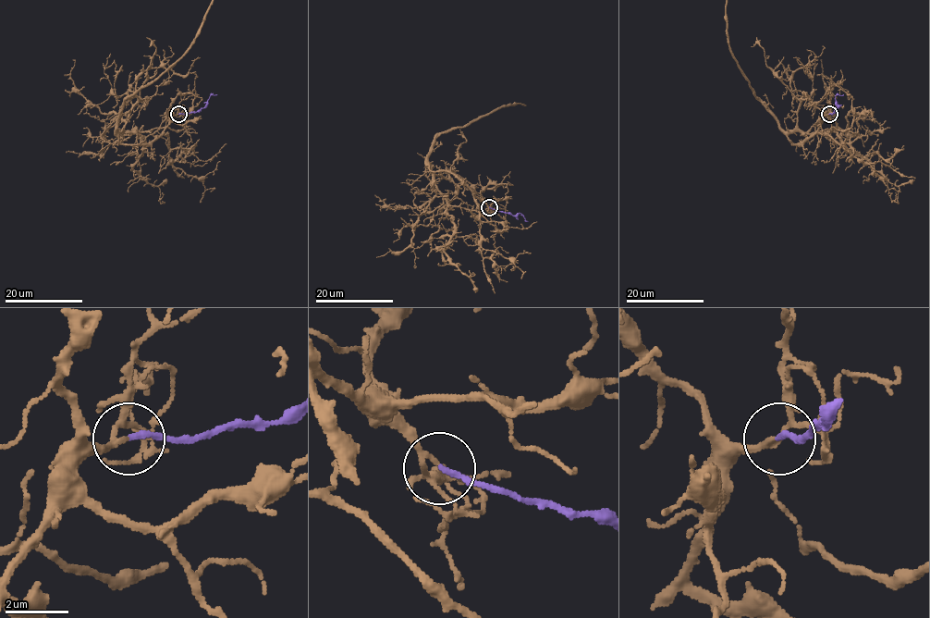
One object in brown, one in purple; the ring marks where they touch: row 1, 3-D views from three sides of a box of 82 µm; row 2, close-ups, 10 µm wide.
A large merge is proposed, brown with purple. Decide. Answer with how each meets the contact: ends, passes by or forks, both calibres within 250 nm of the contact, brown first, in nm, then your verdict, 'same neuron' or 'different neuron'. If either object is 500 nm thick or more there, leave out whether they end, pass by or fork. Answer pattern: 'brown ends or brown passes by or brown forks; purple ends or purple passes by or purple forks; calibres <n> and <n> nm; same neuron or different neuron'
brown passes by; purple ends; calibres 120 and 160 nm; same neuron

